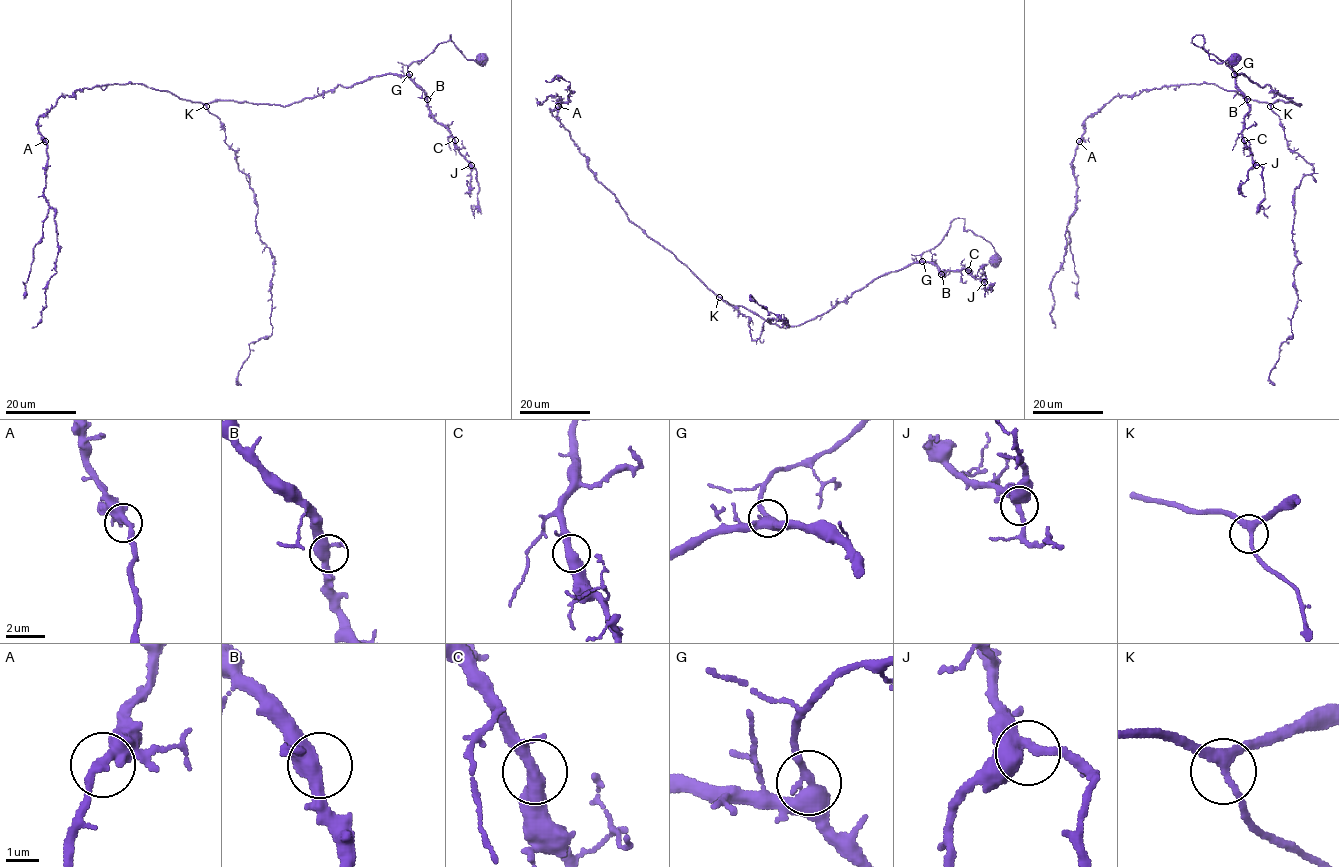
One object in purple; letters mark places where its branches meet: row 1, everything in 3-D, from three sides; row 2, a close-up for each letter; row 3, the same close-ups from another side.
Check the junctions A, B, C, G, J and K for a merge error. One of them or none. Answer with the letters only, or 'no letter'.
no letter

